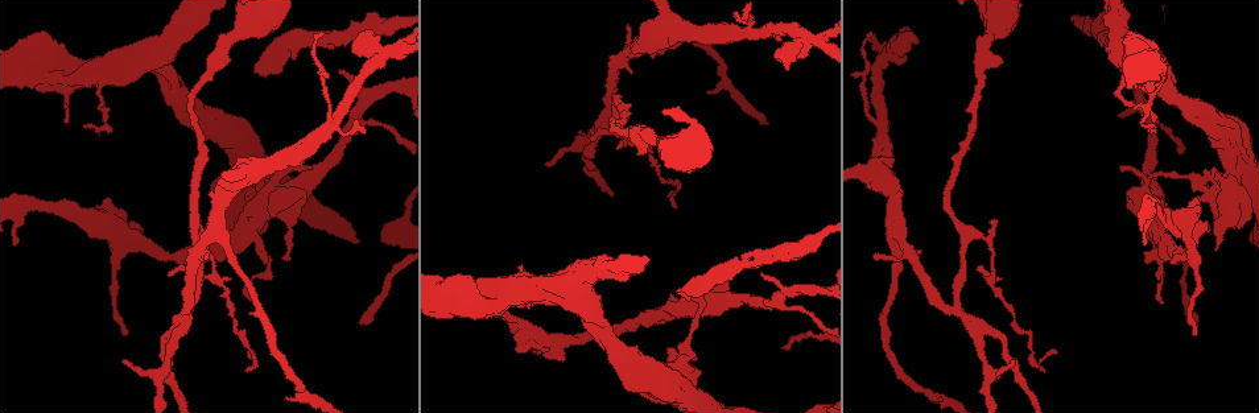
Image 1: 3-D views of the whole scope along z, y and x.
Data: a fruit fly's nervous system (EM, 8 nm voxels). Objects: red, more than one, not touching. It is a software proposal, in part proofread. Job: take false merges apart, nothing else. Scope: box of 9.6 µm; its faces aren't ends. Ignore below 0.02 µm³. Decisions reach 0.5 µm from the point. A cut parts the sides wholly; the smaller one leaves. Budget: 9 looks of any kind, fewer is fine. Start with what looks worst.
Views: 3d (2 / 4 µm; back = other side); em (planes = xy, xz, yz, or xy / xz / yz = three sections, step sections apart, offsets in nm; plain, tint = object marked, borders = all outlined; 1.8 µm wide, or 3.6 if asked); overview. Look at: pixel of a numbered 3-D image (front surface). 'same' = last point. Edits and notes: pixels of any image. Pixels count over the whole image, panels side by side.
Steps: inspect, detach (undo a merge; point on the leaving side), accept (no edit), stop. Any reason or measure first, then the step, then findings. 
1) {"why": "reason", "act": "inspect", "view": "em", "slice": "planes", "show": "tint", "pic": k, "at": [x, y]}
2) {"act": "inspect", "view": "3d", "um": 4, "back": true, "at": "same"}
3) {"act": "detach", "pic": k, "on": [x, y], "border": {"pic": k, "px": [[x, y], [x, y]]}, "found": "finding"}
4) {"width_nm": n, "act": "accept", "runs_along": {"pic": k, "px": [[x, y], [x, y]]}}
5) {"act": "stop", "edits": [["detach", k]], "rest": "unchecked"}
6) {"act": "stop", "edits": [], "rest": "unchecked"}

{"why": "abrupt turn", "act": "inspect", "view": "em", "slice": "xy", "step": 16, "show": "tint", "pic": 1, "at": [808, 40]}

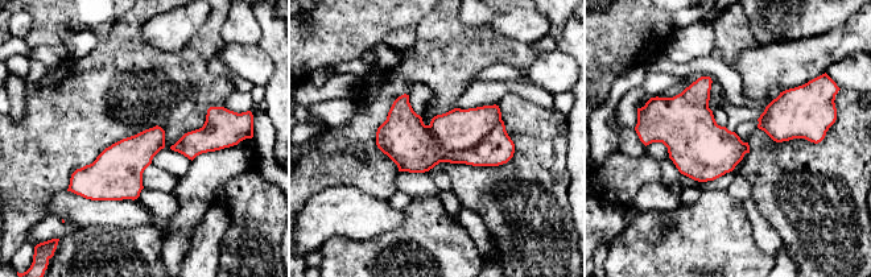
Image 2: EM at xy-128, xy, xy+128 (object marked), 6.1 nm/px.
{"why": "another direction", "act": "inspect", "view": "em", "slice": "xz", "step": 8, "show": "borders", "at": "same"}

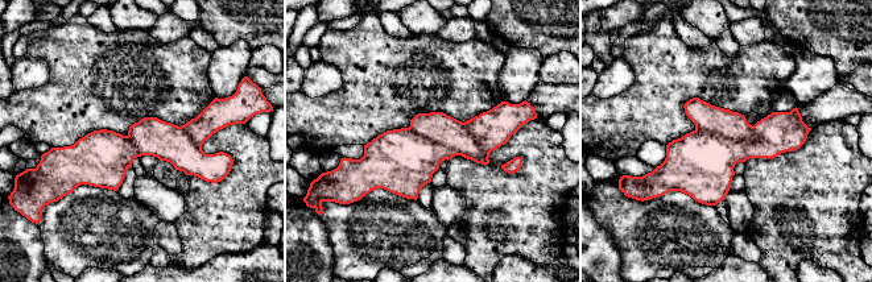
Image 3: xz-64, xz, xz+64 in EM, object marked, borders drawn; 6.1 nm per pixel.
{"act": "detach", "pic": 3, "on": [701, 165], "border": {"pic": 3, "px": [[695, 128], [736, 140], [755, 137]]}, "found": "two cells meet here"}

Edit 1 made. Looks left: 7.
{"why": "redraw", "act": "inspect", "view": "overview"}

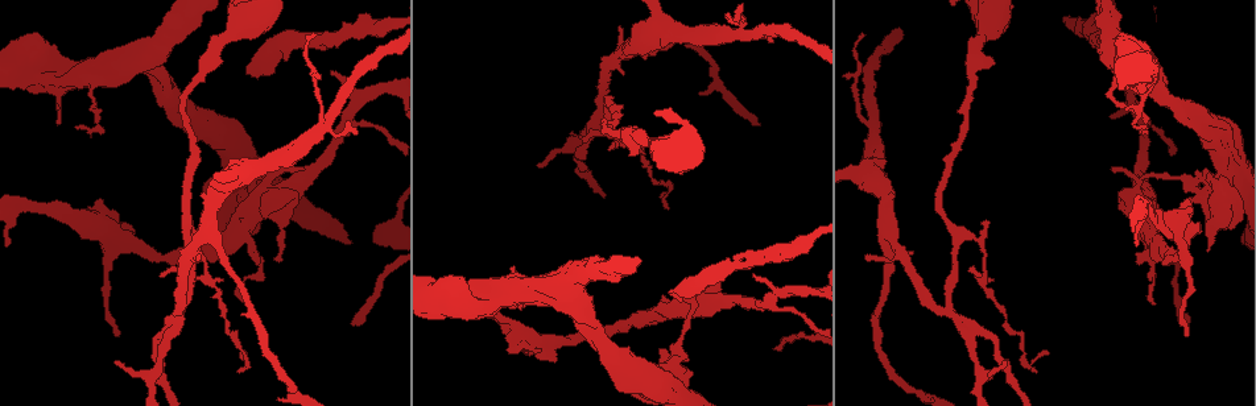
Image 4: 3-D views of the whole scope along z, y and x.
{"why": "narrows sharply", "act": "inspect", "view": "3d", "um": 2, "pic": 4, "at": [1096, 31]}

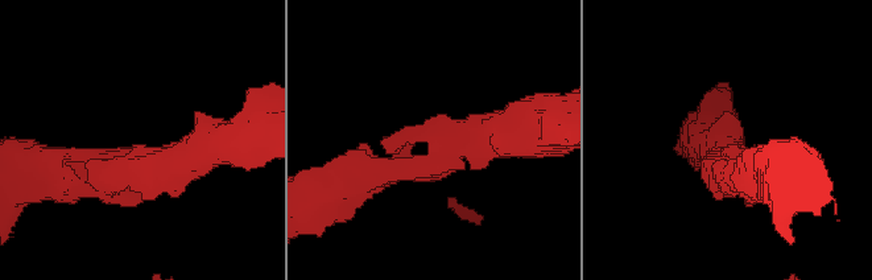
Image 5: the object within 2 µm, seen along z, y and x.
{"arm_widths_nm": [340, 360], "act": "inspect", "view": "em", "slice": "planes", "show": "tint", "pic": 5, "at": [738, 151]}

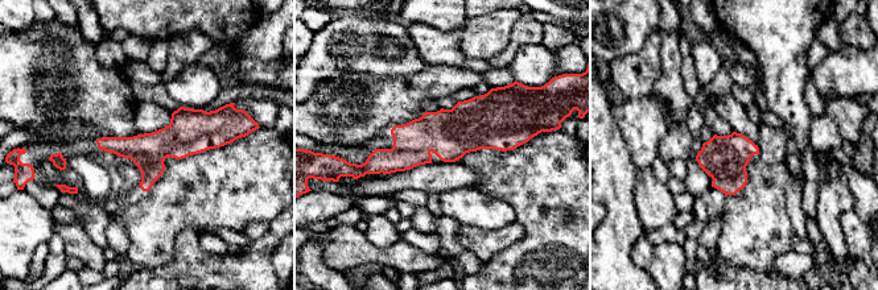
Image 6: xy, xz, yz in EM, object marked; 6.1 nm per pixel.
{"width_nm": 220, "act": "accept", "found": "one cell here"}

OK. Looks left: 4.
{"why": "branch point", "act": "inspect", "view": "3d", "um": 2, "pic": 4, "at": [1182, 238]}

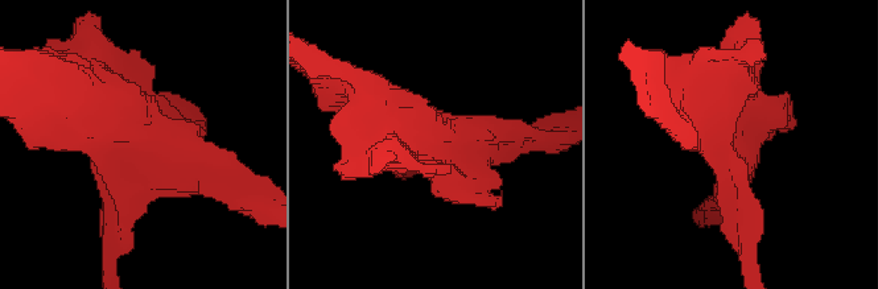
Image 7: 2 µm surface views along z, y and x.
{"arms": 3, "why": "shape alone is not enough", "act": "inspect", "view": "em", "slice": "planes", "show": "tint", "pic": 7, "at": [464, 145]}

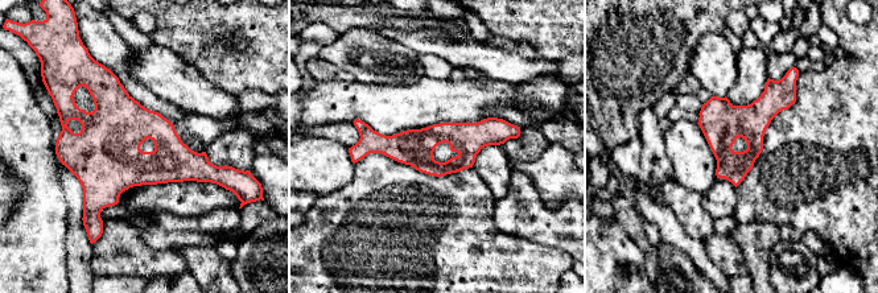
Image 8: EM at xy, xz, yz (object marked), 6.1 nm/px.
{"width_nm": 220, "act": "accept", "runs_along": {"pic": 8, "px": [[515, 132], [436, 133], [358, 153]]}, "found": "all the same cell"}

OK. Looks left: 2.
{"why": "abrupt turn", "act": "inspect", "view": "em", "slice": "xy", "step": 4, "show": "tint", "pic": 4, "at": [270, 197]}

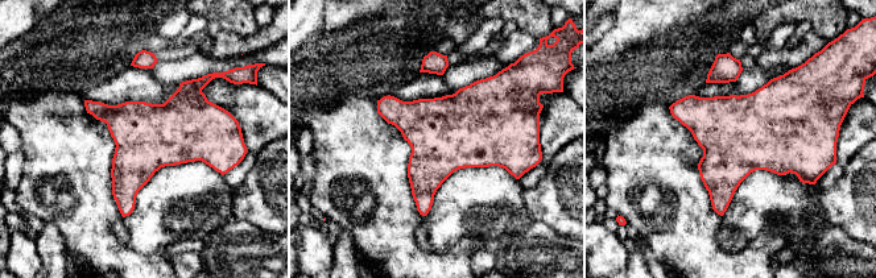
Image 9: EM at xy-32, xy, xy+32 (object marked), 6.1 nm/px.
{"act": "inspect", "view": "em", "slice": "planes", "show": "tint", "at": "same"}

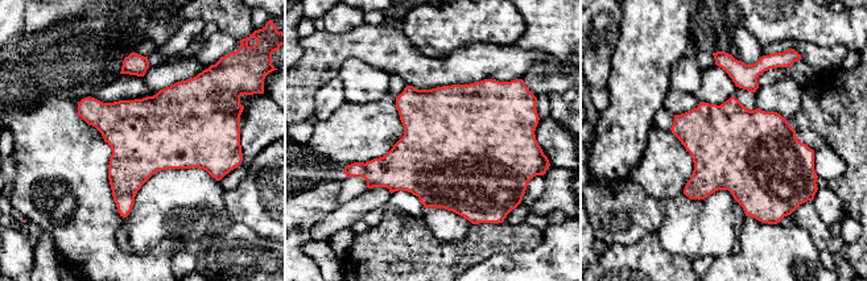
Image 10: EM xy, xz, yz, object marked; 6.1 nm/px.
{"width_nm": 460, "act": "detach", "pic": 10, "on": [407, 166], "found": "two cells meet here"}

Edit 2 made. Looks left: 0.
{"act": "stop", "edits": [["detach", 3], ["detach", 10]], "rest": "unchecked"}

